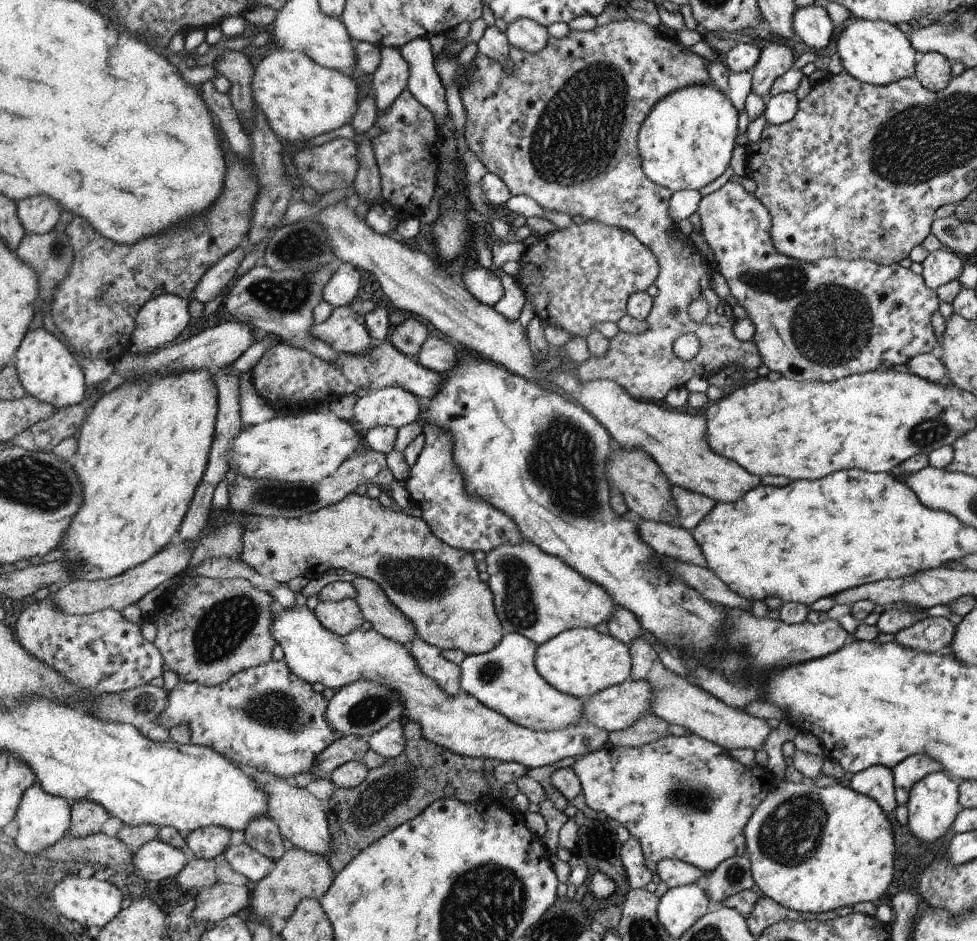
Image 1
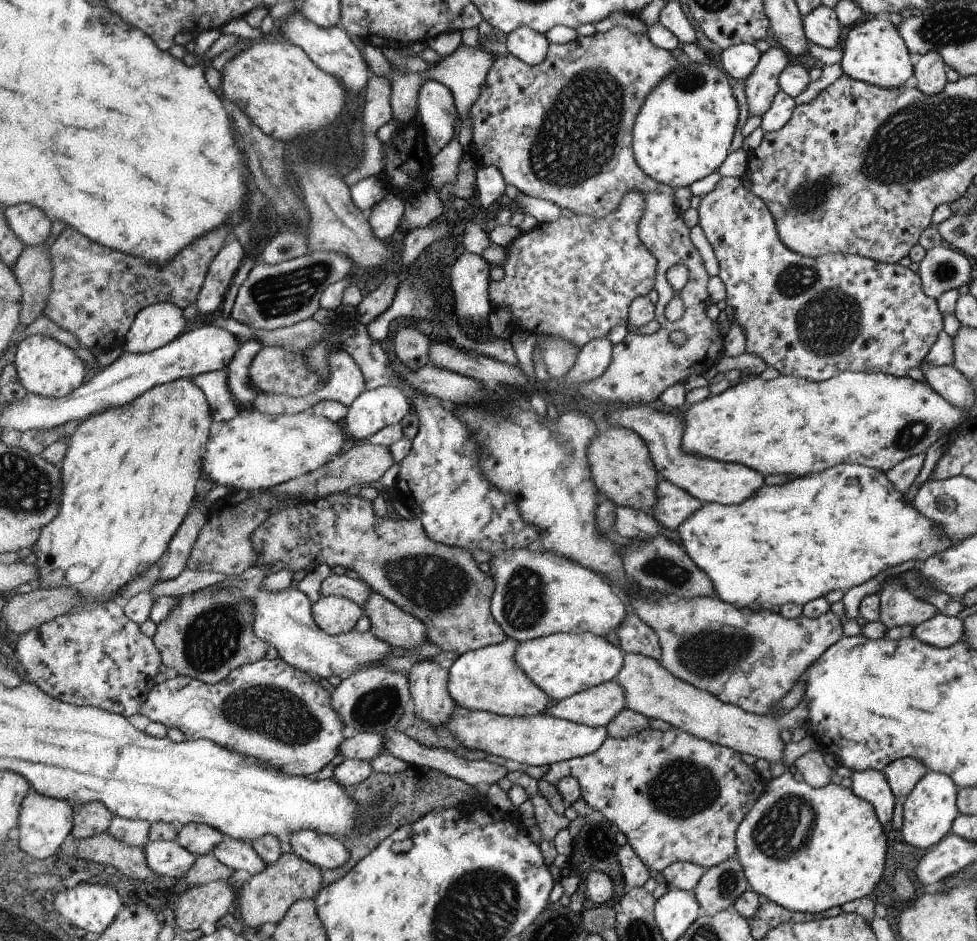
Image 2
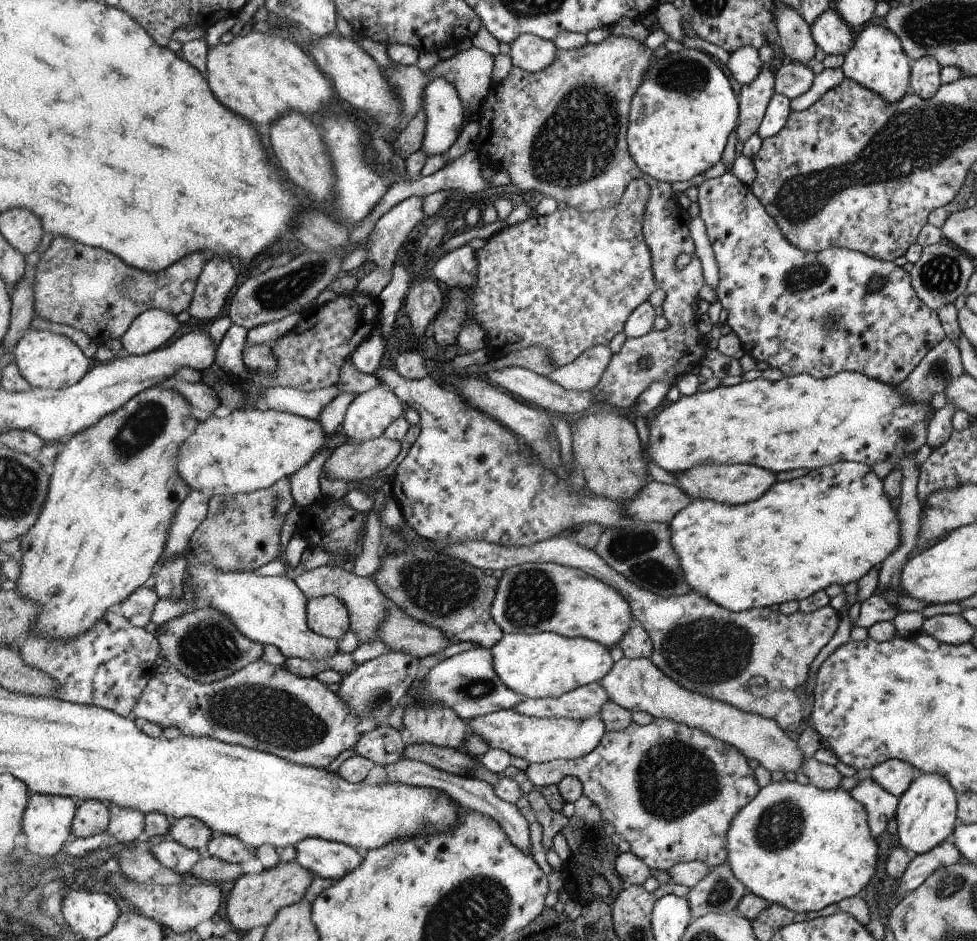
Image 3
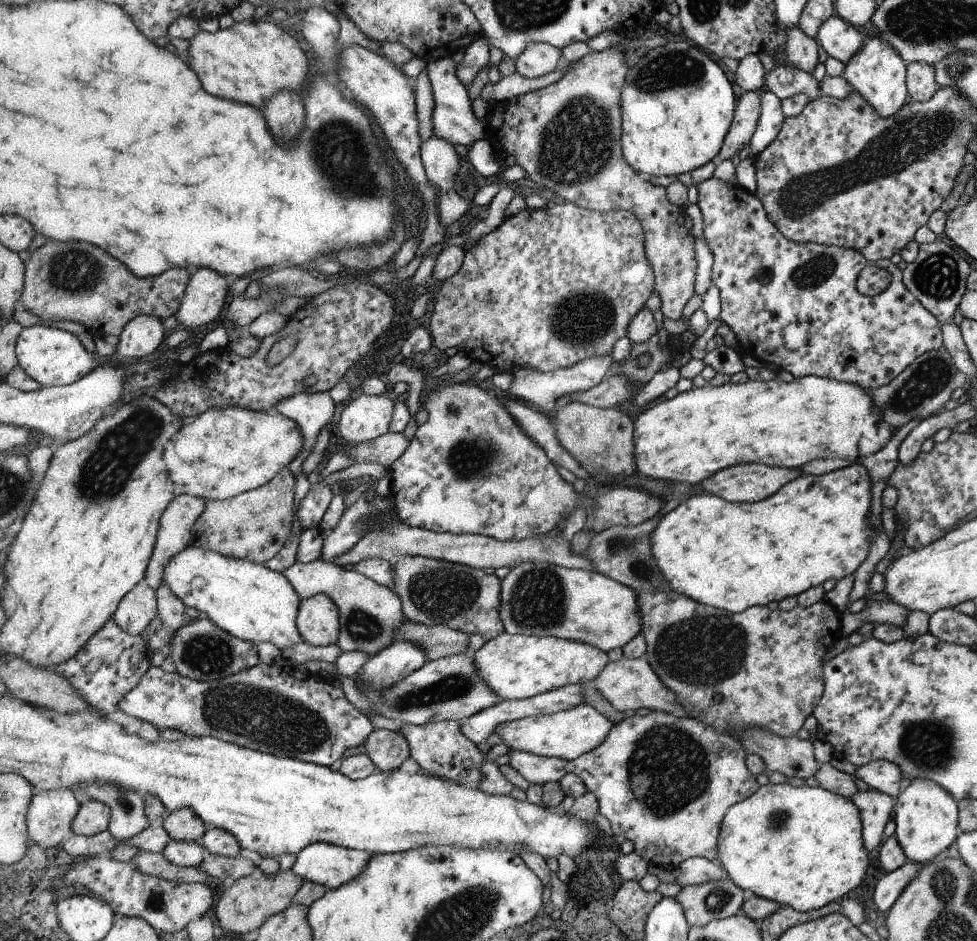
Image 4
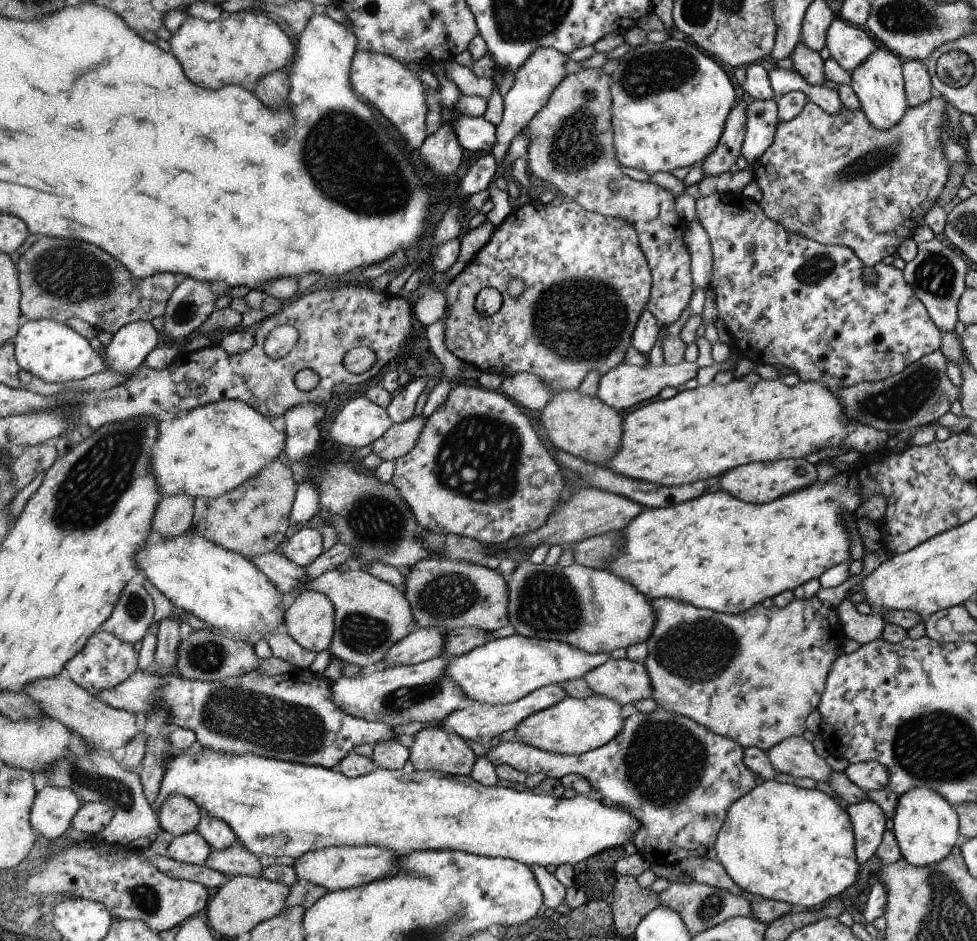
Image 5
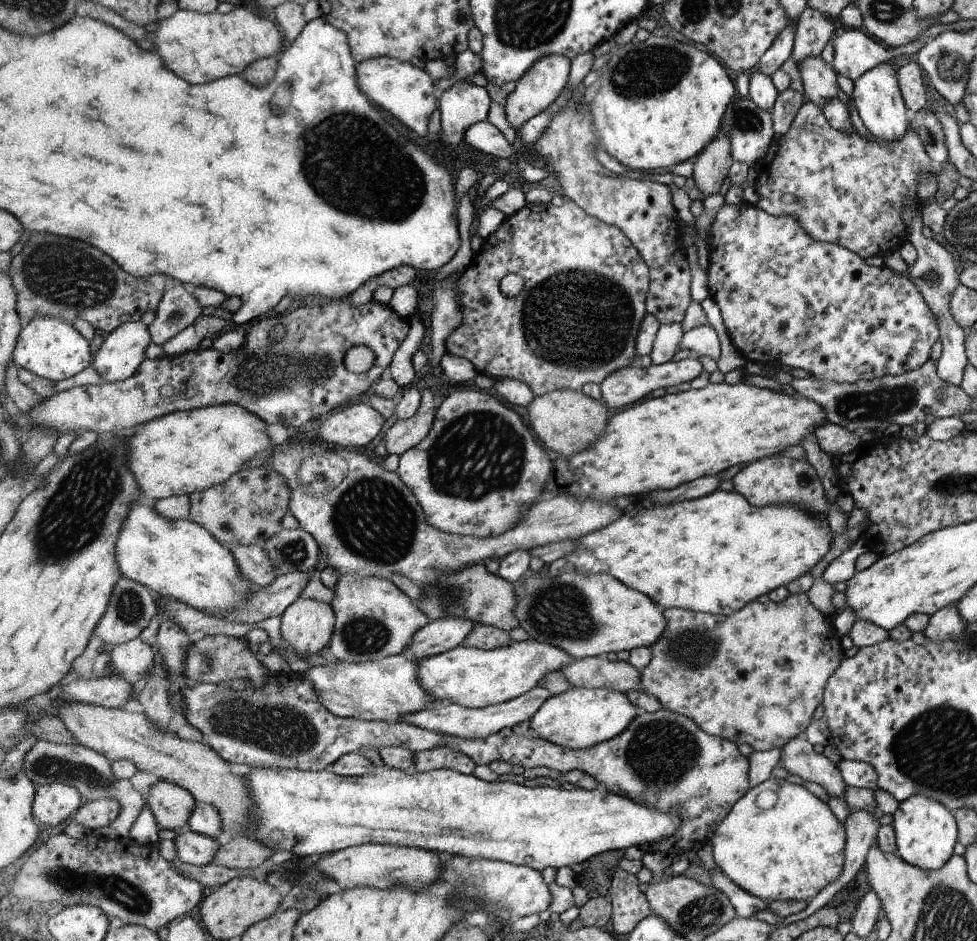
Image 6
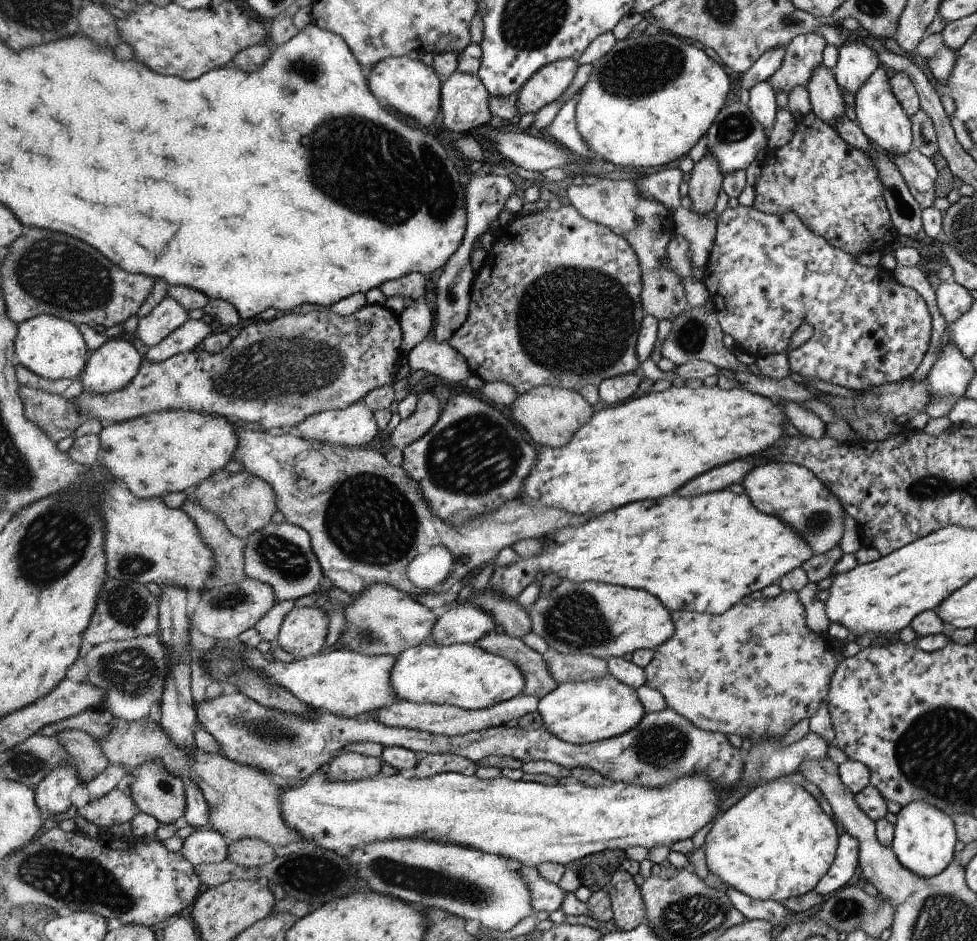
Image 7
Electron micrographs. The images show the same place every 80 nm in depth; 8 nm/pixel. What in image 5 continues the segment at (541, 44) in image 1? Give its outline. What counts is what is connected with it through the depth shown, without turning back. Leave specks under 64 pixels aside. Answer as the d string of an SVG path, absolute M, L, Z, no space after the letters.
M538 47L527 62L515 72L515 83L509 92L502 96L504 111L501 123L495 127L495 141L491 151L496 159L497 168L508 152L512 139L532 120L532 117L546 104L554 87L566 76L564 64L569 58L554 47Z

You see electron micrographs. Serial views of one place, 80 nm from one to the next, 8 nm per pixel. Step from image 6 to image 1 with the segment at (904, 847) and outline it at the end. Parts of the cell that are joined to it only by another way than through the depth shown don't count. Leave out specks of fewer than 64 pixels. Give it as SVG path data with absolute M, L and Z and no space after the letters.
M945 771L934 772L922 778L910 788L908 803L908 824L910 833L924 843L933 843L944 836L961 813L960 781Z

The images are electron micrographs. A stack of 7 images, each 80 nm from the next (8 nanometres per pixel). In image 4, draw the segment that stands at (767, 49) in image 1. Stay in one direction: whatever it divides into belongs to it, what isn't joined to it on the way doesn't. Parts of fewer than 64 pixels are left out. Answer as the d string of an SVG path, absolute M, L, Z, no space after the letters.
M765 89L760 91L746 91L744 92L744 94L742 94L742 96L740 96L741 102L738 103L738 108L735 111L734 123L731 125L731 130L729 134L725 136L725 142L723 144L723 147L721 148L721 155L718 156L718 163L725 158L731 159L732 156L734 156L736 153L739 153L740 150L748 145L753 138L755 131L757 130L757 124L759 123L759 119L761 118L761 96L762 92L764 91Z

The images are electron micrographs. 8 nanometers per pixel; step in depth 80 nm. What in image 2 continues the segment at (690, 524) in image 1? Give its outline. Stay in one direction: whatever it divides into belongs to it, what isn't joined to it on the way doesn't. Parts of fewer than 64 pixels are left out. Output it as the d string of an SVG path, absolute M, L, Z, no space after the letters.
M660 479L657 495L657 506L648 511L662 526L676 530L688 521L706 502L686 492L669 480Z

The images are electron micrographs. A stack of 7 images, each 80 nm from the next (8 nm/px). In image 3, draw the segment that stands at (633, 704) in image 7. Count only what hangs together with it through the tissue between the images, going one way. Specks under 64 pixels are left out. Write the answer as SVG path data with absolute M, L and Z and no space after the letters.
M503 710L494 711L488 715L477 716L466 722L469 724L469 734L476 734L486 740L489 745L488 748L500 749L512 756L525 758L528 763L547 763L558 759L580 759L588 755L589 752L592 752L605 736L604 723L598 717L590 717L584 720L567 719L564 717L547 719L531 717L512 710Z

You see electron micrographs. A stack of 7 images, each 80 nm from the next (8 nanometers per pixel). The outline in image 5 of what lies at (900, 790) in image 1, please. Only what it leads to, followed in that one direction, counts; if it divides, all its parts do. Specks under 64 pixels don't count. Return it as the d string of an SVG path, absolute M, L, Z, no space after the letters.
M876 761L850 764L844 771L847 777L862 790L880 790L889 786L891 772Z

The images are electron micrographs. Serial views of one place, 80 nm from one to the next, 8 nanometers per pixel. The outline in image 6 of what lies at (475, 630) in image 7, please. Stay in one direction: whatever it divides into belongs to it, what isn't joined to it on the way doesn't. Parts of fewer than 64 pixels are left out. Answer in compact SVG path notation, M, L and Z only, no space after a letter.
M456 617L430 621L412 636L406 654L416 659L425 659L445 653L460 645L473 626L473 622Z

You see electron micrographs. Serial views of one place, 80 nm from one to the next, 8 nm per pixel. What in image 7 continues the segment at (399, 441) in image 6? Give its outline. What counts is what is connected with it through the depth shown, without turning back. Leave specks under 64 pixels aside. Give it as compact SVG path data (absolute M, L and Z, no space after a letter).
M430 392L419 394L418 410L410 418L402 419L388 437L386 448L402 449L422 438L434 426L441 413L441 406Z

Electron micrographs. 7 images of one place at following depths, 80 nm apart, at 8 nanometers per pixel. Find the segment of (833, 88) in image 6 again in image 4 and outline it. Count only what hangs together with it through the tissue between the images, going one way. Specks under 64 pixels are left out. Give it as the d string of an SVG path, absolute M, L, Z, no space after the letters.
M798 24L790 27L782 39L782 42L785 42L784 50L789 64L813 74L819 55L819 44L815 38L807 35Z

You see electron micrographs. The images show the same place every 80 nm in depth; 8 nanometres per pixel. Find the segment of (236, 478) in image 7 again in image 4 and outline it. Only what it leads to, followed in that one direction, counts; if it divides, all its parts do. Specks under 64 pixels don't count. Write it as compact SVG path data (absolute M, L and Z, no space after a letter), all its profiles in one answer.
M286 467L264 487L227 499L205 500L205 510L194 523L194 538L189 545L225 557L265 565L282 550L290 536L296 509L295 482L292 471Z

